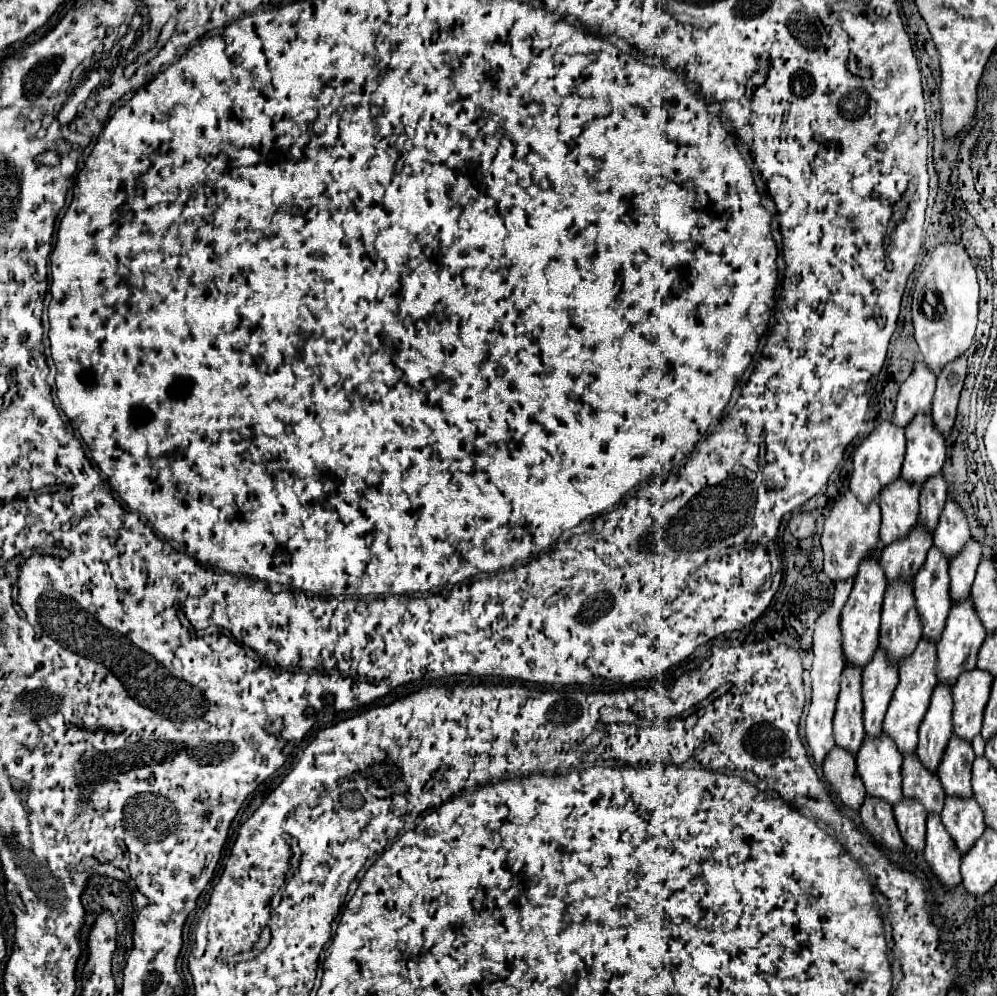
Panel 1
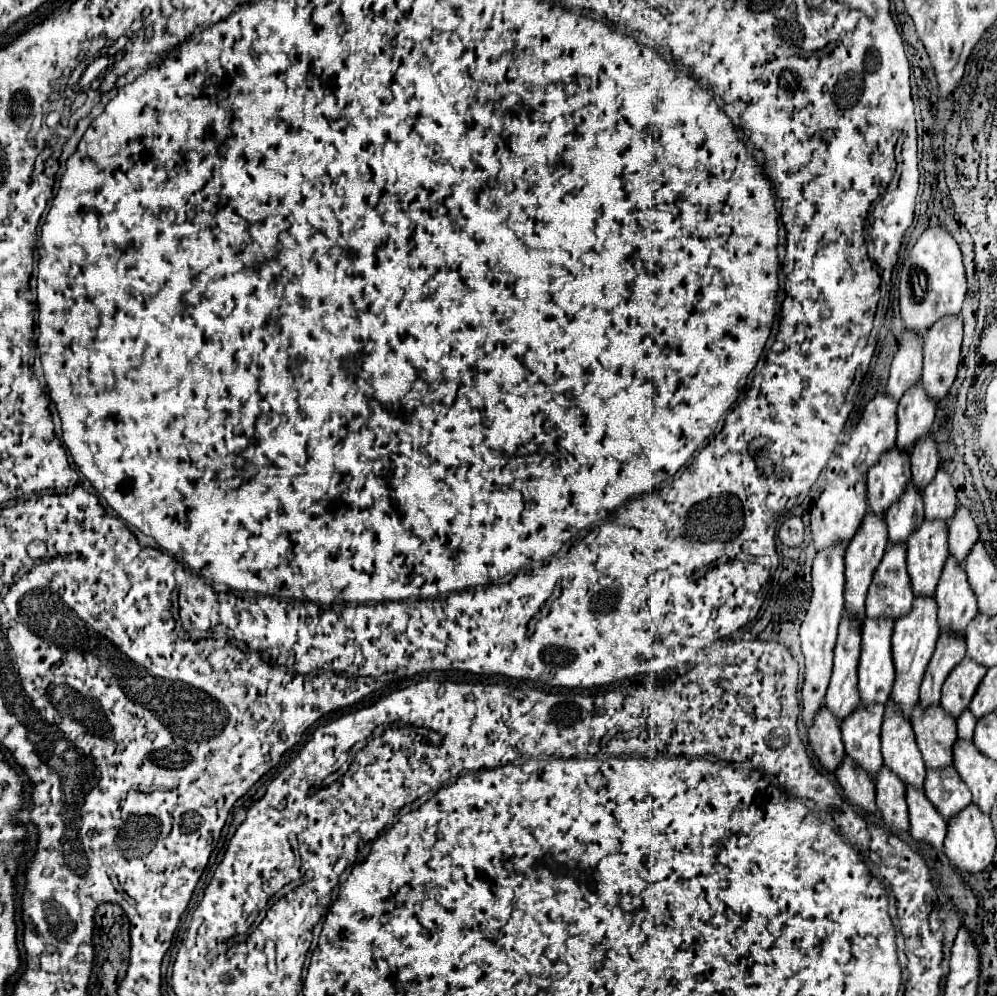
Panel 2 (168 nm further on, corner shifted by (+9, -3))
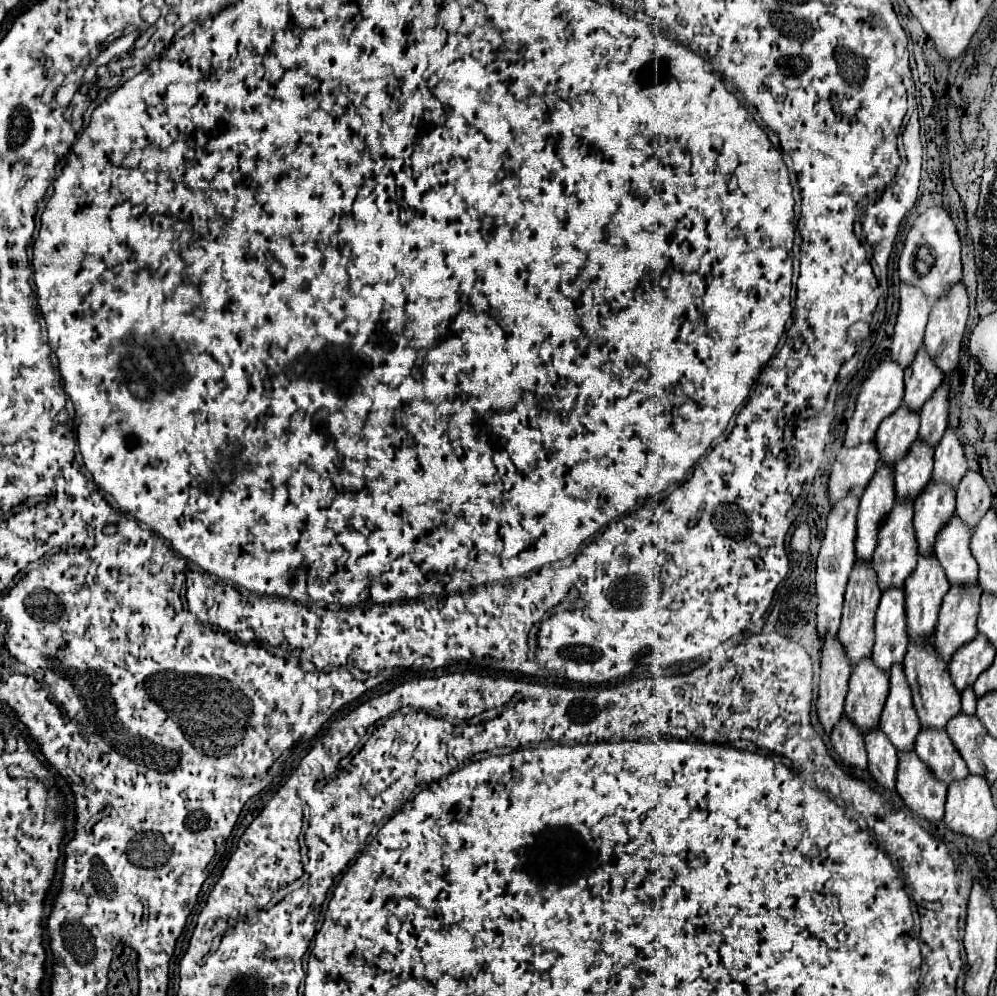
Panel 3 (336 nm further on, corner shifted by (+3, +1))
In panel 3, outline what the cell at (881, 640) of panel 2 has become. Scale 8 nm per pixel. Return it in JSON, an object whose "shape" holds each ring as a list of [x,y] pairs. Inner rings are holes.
{"shape":[[[889,587],[883,591],[875,617],[875,633],[873,663],[883,671],[889,671],[893,663],[903,663],[909,643],[903,587]]]}

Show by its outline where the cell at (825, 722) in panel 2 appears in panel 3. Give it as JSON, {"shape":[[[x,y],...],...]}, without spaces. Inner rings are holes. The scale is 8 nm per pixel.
{"shape":[[[835,635],[823,637],[821,653],[821,679],[819,679],[819,697],[817,713],[825,733],[841,719],[843,703],[847,695],[847,681],[851,675],[851,661]]]}

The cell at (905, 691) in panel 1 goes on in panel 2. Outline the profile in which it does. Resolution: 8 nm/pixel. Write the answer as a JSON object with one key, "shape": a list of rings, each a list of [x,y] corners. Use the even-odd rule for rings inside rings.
{"shape":[[[913,599],[913,611],[905,619],[897,619],[893,629],[893,663],[895,663],[895,683],[891,689],[891,701],[901,709],[905,719],[911,719],[911,713],[917,705],[919,687],[925,675],[925,669],[931,661],[937,643],[937,603],[933,599]]]}

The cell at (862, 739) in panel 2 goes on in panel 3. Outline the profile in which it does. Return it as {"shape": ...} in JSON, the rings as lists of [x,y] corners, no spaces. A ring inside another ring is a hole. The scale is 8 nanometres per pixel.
{"shape":[[[867,657],[851,671],[849,693],[845,699],[847,717],[865,733],[879,725],[883,703],[889,695],[889,673],[875,667]]]}

